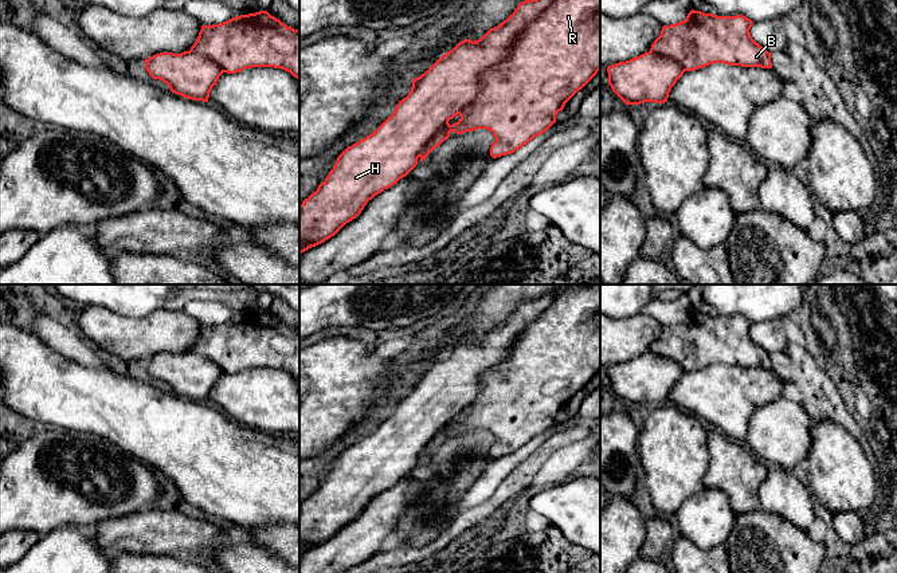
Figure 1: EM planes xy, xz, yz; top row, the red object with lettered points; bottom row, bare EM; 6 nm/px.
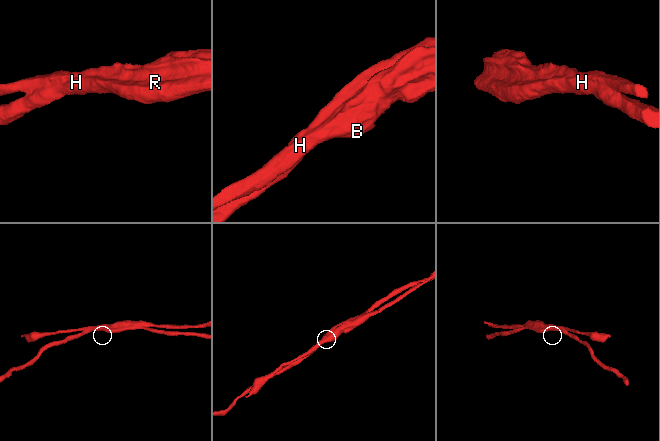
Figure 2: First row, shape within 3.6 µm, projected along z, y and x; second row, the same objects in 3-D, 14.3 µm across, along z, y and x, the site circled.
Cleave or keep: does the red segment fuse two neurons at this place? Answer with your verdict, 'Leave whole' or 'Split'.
Split

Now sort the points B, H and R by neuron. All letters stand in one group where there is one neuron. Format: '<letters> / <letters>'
B R / H

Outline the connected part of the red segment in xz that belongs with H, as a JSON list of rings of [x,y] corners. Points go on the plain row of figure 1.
[[[560,284],[537,299],[525,301],[514,313],[481,340],[465,340],[439,358],[424,374],[412,380],[411,392],[372,435],[348,447],[324,483],[299,506],[299,542],[316,548],[356,519],[367,503],[406,478],[416,466],[427,443],[478,395],[479,376],[497,365],[514,346],[528,325],[542,315],[565,290],[585,284]]]

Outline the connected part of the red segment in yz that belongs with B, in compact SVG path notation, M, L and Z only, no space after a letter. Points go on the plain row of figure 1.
M692 310L685 321L663 326L650 352L675 361L685 372L713 364L772 369L771 353L749 334L752 325L743 315L717 317Z

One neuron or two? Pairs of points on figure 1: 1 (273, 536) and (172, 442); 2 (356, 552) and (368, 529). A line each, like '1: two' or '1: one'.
1: two
2: one

